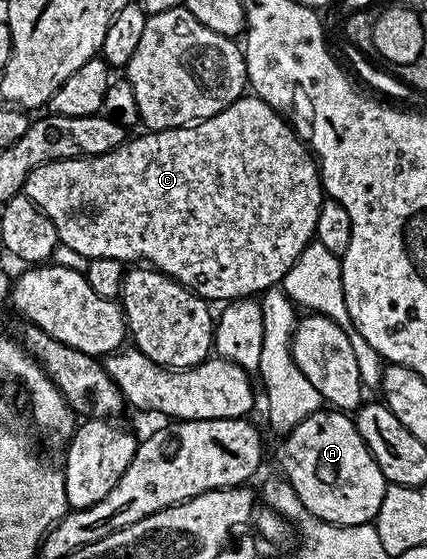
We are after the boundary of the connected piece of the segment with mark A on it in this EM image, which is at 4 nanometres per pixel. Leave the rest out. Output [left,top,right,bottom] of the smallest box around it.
[280,410,386,524]

